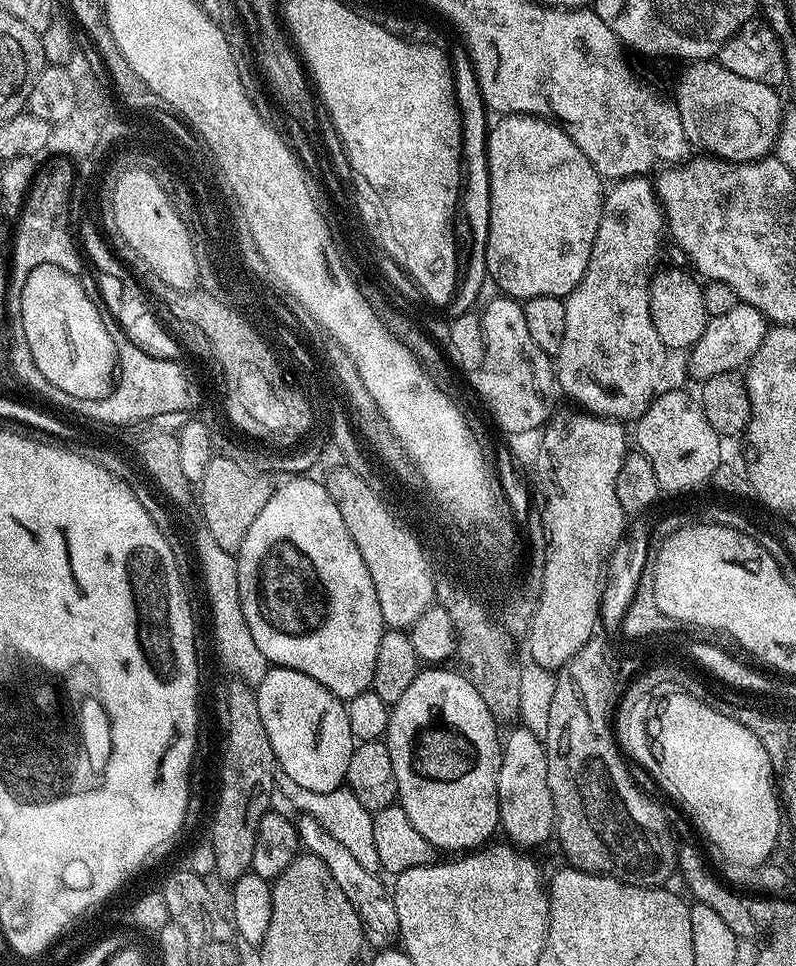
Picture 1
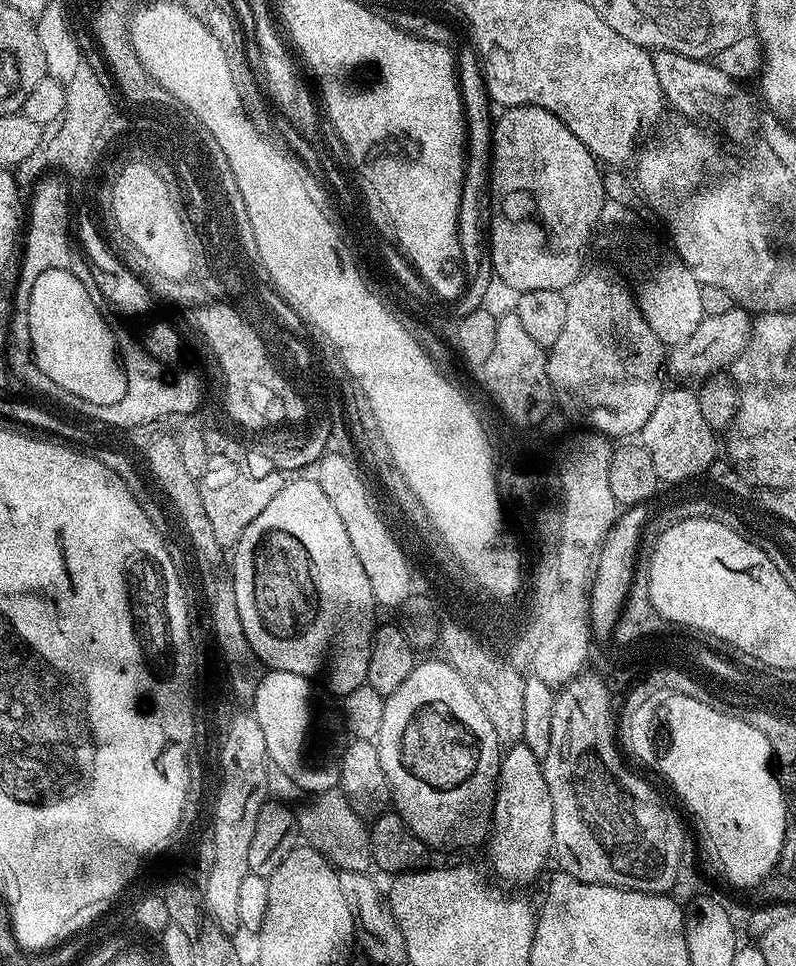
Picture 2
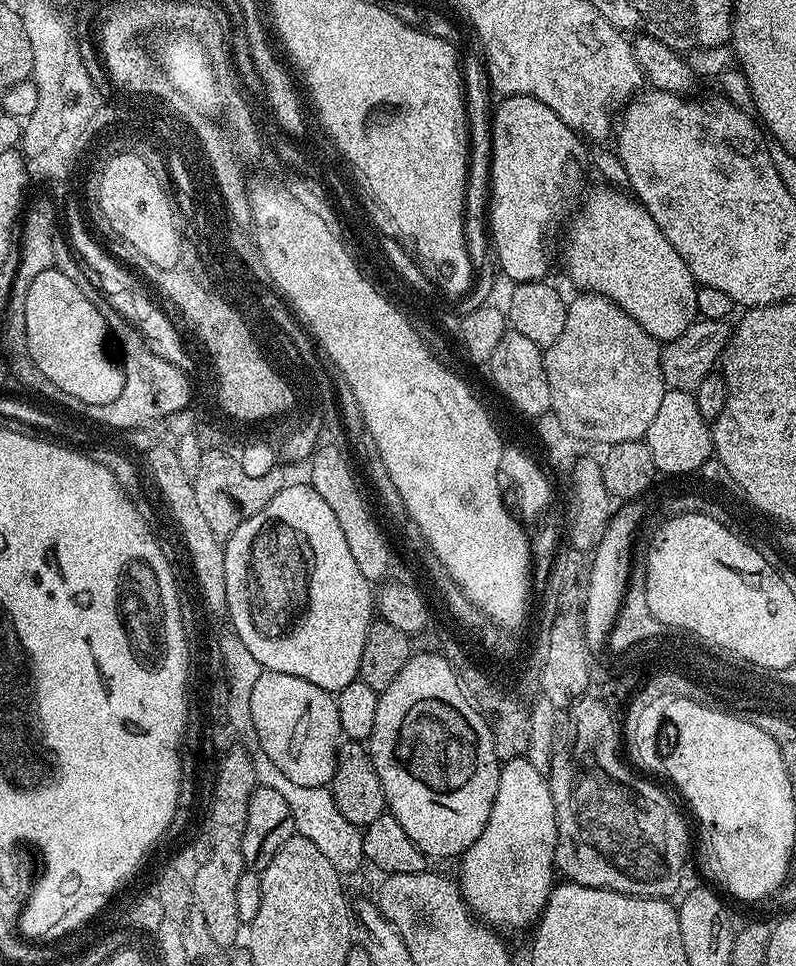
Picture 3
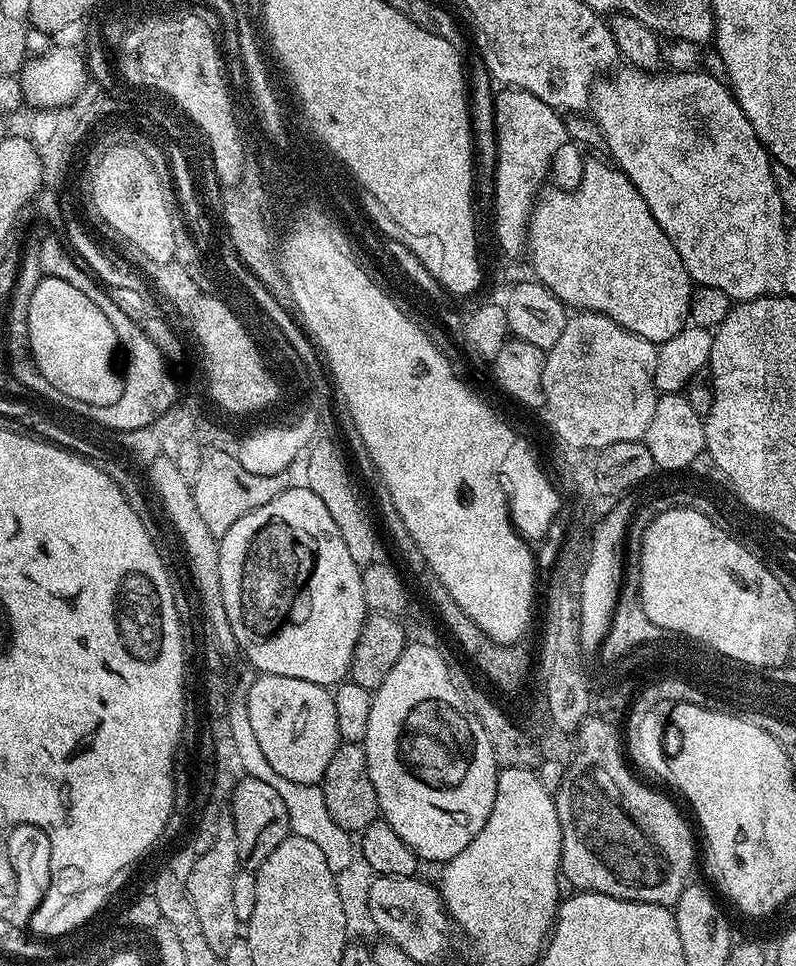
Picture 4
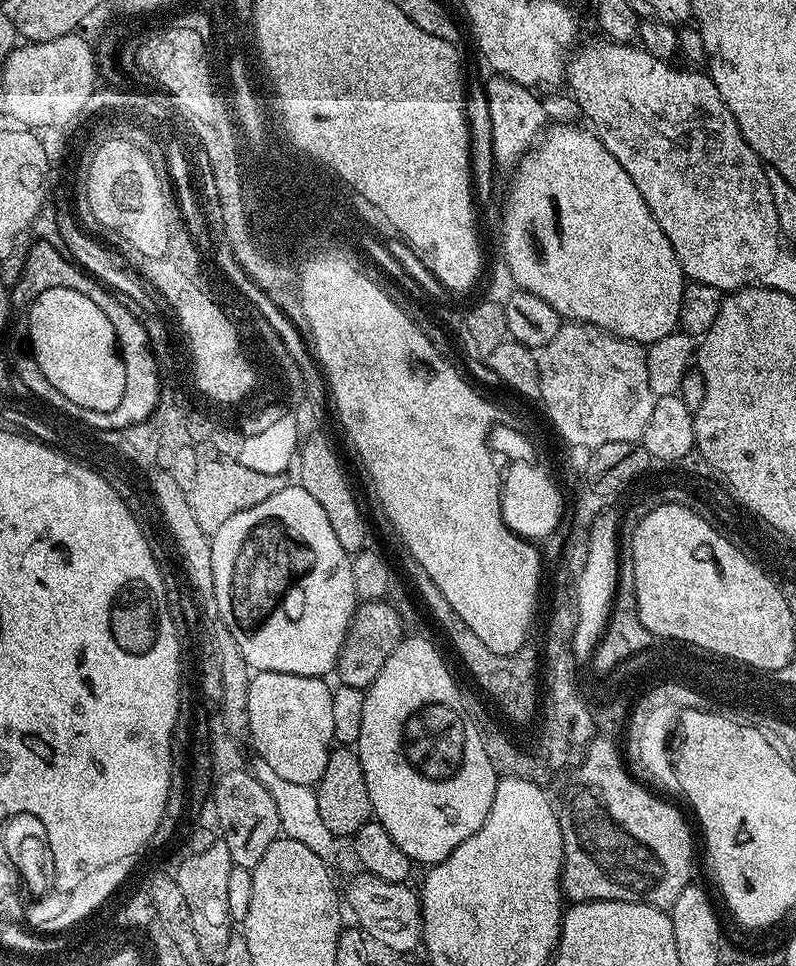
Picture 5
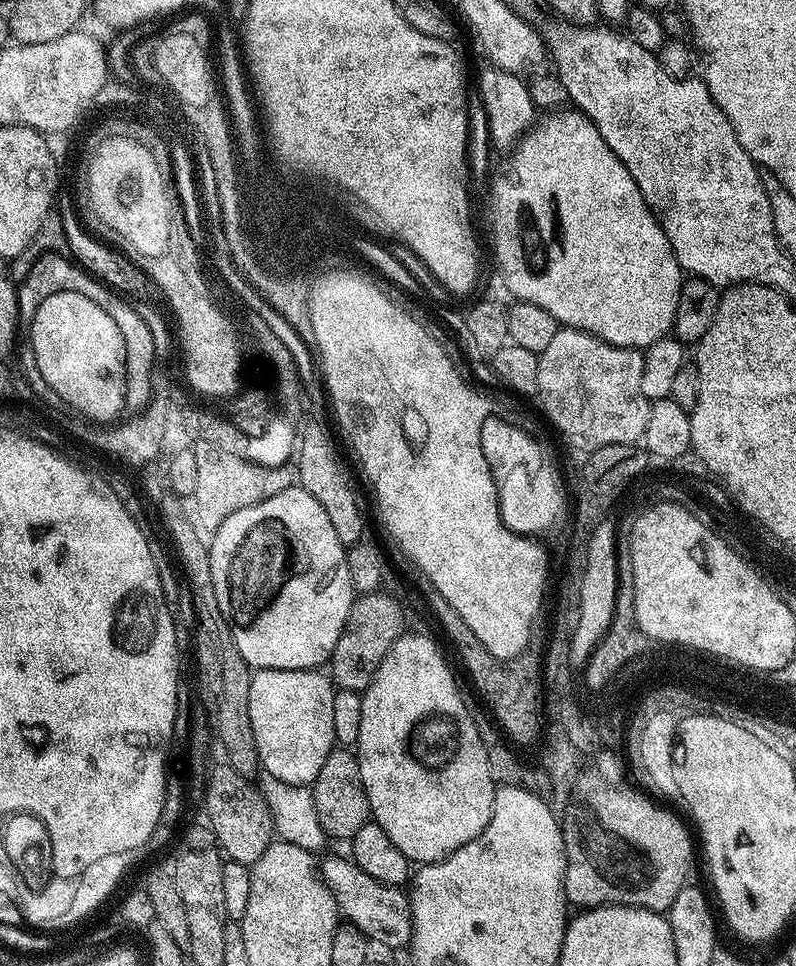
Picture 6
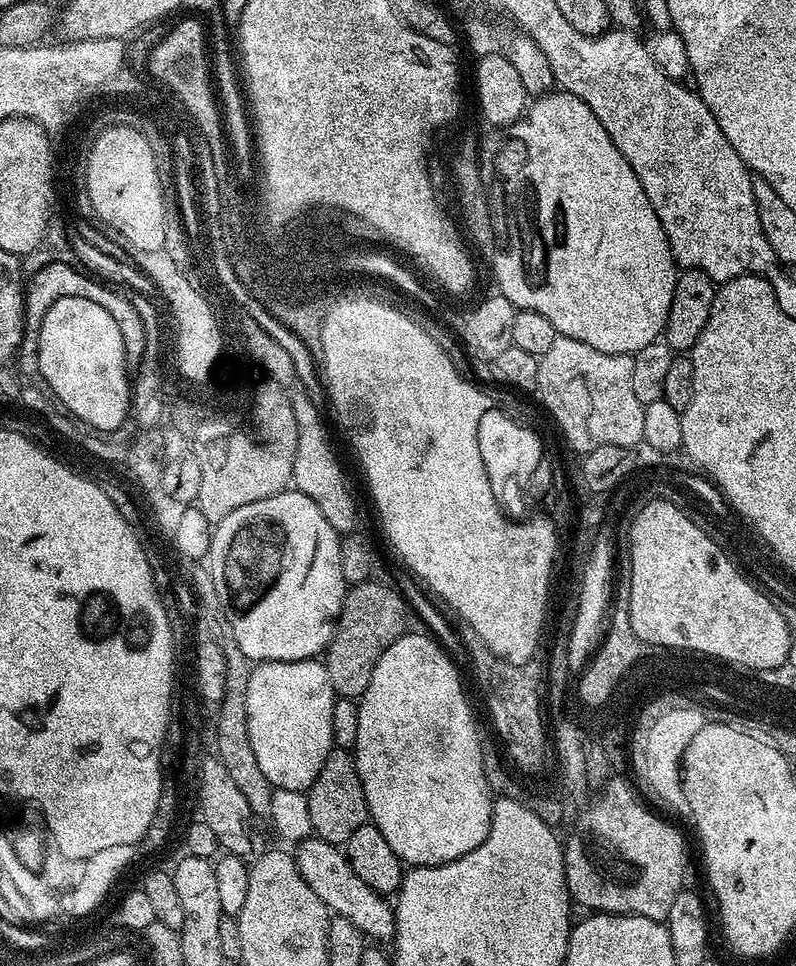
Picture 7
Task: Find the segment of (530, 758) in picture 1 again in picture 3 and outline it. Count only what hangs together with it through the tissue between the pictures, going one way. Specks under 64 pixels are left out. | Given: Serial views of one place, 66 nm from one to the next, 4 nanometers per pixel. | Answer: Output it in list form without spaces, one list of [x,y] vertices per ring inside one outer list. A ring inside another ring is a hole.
[[[527,758],[518,760],[503,761],[500,769],[500,777],[498,778],[498,794],[494,798],[494,806],[490,810],[490,818],[486,822],[486,830],[482,830],[482,834],[478,834],[478,842],[474,842],[474,846],[470,846],[464,851],[460,864],[460,876],[458,875],[458,883],[460,892],[464,895],[464,901],[473,913],[481,921],[487,922],[493,929],[499,930],[501,933],[520,932],[523,928],[531,929],[533,925],[539,921],[540,915],[544,912],[544,907],[548,901],[548,895],[551,894],[554,887],[554,879],[552,880],[552,872],[554,876],[554,865],[556,862],[556,826],[557,818],[554,814],[554,798],[550,794],[550,786],[548,785],[547,775],[539,773],[538,770],[531,765]]]

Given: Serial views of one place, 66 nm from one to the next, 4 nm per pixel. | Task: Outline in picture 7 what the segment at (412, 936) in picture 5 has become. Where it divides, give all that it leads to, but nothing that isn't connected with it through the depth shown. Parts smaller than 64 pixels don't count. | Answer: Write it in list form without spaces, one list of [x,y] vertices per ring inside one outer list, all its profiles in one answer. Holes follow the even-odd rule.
[[[313,834],[295,845],[294,855],[302,878],[306,878],[306,884],[310,886],[310,890],[314,890],[314,894],[322,898],[329,913],[342,918],[350,918],[350,922],[354,922],[354,926],[358,926],[358,930],[363,932],[365,937],[372,939],[373,936],[373,941],[391,941],[395,937],[396,914],[393,905],[389,901],[387,904],[384,901],[387,899],[381,893],[366,886],[366,882],[362,882],[362,878],[354,874],[347,855],[337,845],[326,842]]]

